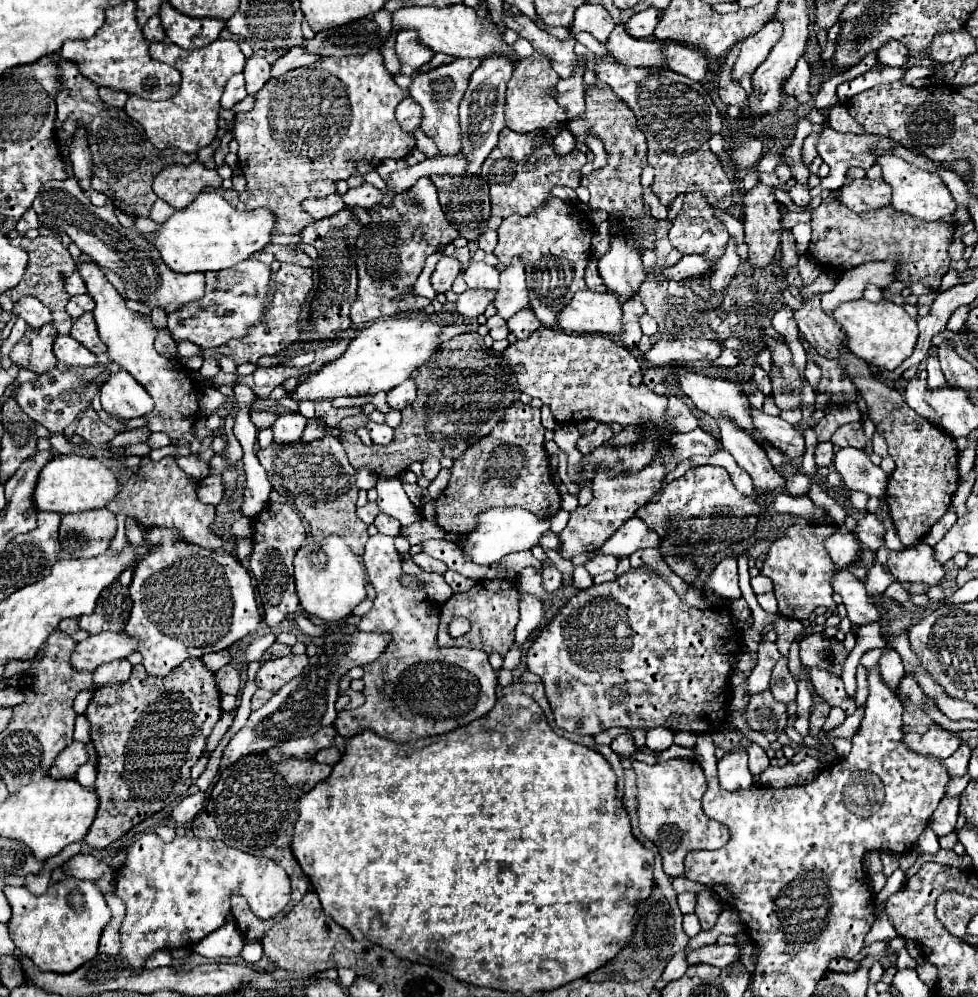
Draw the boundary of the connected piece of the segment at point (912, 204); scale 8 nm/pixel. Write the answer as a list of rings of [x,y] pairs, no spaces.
[[[882,156],[882,158],[878,158],[876,164],[882,166],[884,180],[892,186],[892,208],[912,214],[922,220],[930,220],[930,222],[954,214],[956,202],[936,172],[916,168],[898,156]]]

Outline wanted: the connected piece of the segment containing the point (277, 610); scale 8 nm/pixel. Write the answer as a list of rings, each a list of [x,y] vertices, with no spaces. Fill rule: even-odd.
[[[268,502],[254,520],[254,538],[252,538],[254,548],[250,554],[250,570],[258,584],[258,592],[264,606],[264,622],[268,626],[280,624],[288,614],[296,612],[298,608],[292,560],[300,550],[300,546],[304,544],[304,540],[306,540],[306,526],[302,518],[288,504]]]

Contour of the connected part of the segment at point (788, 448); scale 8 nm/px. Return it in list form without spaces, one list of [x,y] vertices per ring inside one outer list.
[[[752,408],[752,418],[754,418],[756,428],[766,436],[766,440],[774,444],[778,450],[782,450],[782,454],[786,454],[790,460],[804,456],[806,452],[804,436],[792,424],[784,422],[782,418],[768,416],[754,408]]]

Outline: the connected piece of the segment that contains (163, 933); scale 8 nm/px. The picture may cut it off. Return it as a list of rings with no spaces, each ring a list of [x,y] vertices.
[[[154,832],[142,834],[130,848],[126,864],[118,870],[118,878],[114,882],[114,892],[126,904],[126,918],[120,928],[122,948],[120,956],[124,956],[130,966],[136,970],[142,968],[146,956],[156,950],[170,950],[170,948],[192,948],[204,936],[218,930],[226,916],[230,914],[230,896],[238,890],[250,904],[250,910],[262,918],[270,920],[284,910],[290,902],[290,878],[288,874],[268,858],[254,858],[242,850],[226,846],[222,840],[202,840],[202,838],[174,838],[172,842],[164,842]]]

